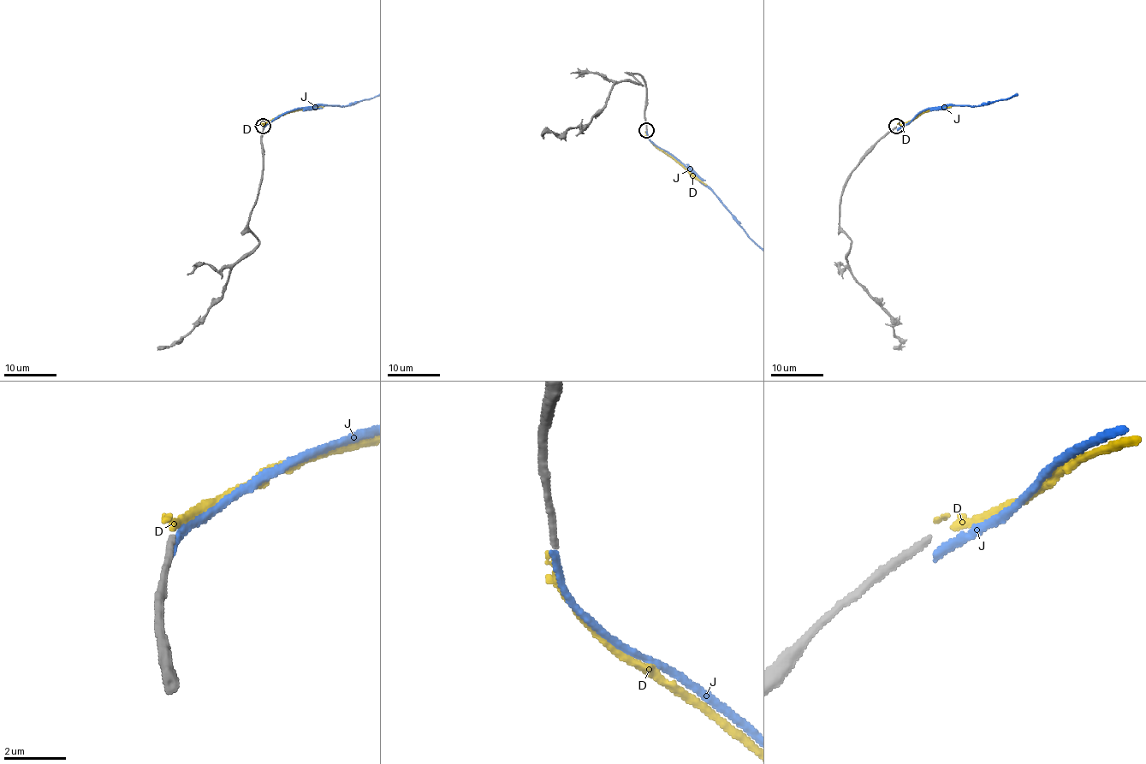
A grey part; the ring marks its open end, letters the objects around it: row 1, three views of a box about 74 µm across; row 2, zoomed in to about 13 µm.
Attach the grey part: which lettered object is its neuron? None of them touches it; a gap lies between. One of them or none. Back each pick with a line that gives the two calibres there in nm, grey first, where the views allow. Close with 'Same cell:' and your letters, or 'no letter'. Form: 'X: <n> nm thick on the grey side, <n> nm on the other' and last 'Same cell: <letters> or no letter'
D: 220 nm thick on the grey side, 100 nm on the other
Same cell: D

